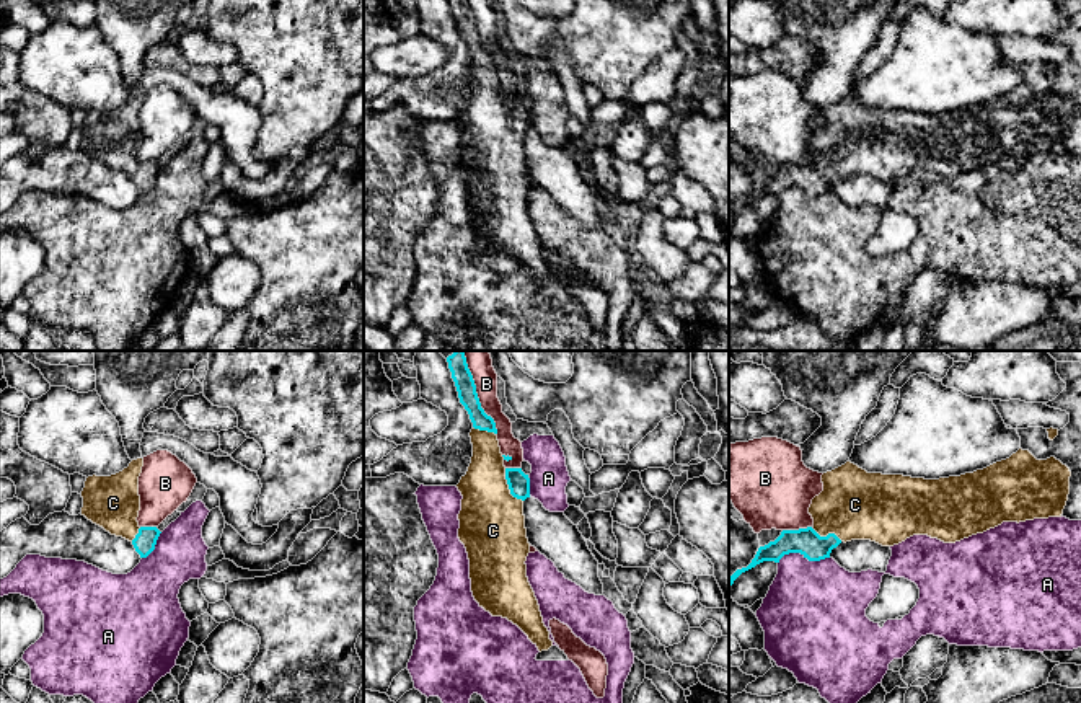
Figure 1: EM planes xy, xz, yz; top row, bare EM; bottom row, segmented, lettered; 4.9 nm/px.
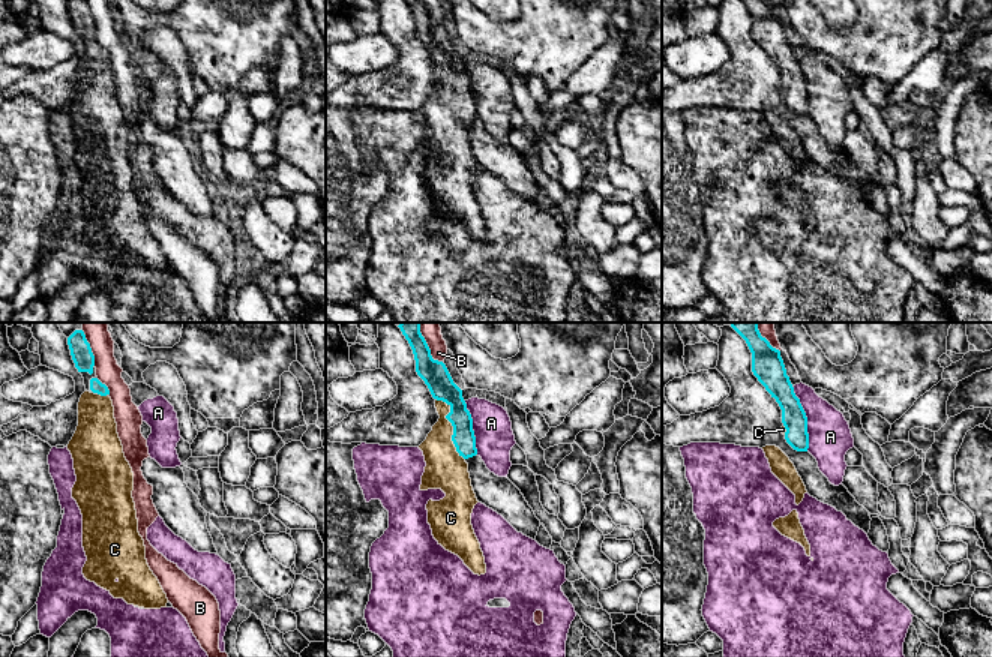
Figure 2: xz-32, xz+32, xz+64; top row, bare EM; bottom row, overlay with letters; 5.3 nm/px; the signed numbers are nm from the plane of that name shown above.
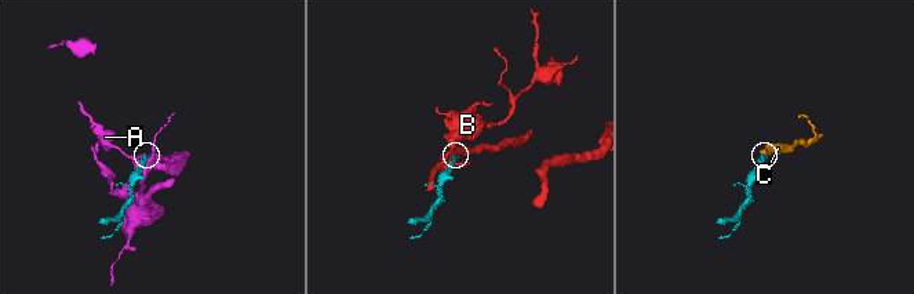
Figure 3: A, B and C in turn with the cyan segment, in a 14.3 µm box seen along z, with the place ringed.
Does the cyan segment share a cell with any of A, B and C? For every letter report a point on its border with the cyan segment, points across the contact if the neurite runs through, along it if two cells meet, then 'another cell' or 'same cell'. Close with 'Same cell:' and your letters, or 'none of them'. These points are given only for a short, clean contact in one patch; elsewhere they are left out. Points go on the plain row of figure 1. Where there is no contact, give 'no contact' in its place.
A: yz (804, 191) | another cell
B: xz (478, 35) | another cell
C: xz (509, 121) | across xz (519, 118), (509, 121), (493, 137), (493, 165) | same cell
Same cell: C

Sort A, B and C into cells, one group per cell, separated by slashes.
A / B / C

